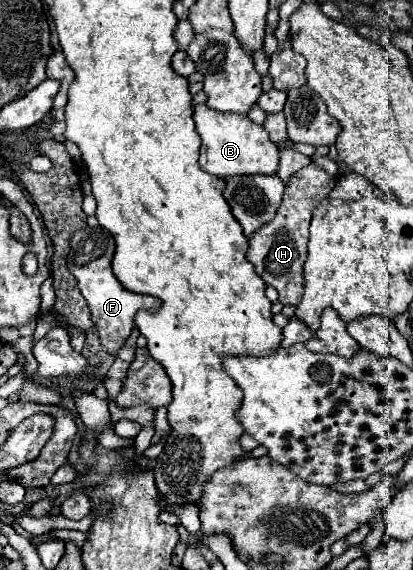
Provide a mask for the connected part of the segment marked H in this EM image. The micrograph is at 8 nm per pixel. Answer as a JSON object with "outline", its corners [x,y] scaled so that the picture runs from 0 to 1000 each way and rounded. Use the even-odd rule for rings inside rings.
{"outline":[[[751,286],[731,293],[717,307],[692,321],[692,335],[683,342],[683,356],[668,370],[668,381],[644,391],[634,402],[610,409],[605,433],[596,440],[596,454],[615,465],[620,479],[639,489],[644,500],[659,500],[678,514],[683,535],[722,535],[736,514],[736,458],[746,444],[746,398],[760,363],[809,332],[814,314],[794,307],[780,293]]]}

